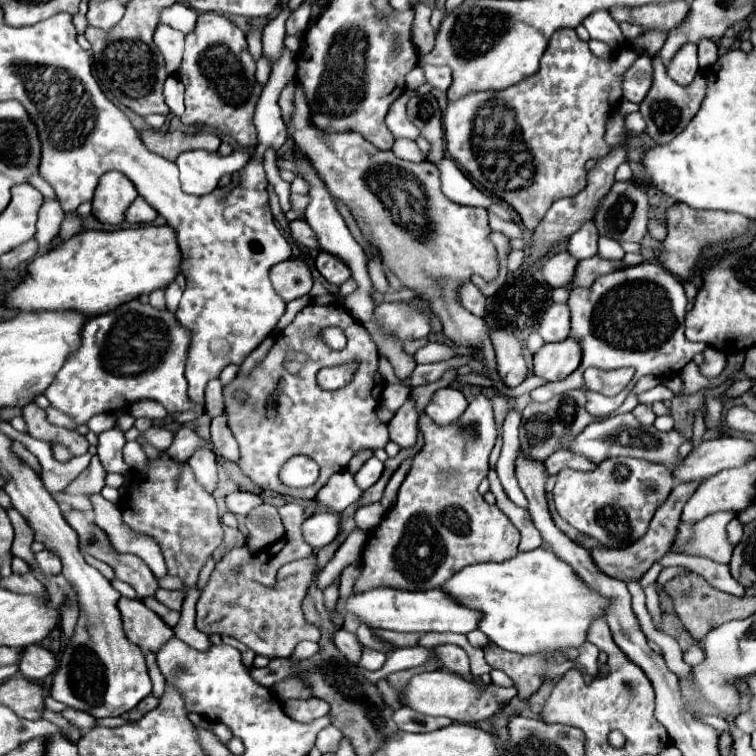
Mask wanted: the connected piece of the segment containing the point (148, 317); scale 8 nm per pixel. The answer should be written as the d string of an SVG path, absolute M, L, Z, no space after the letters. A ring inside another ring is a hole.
M131 300L123 306L119 306L113 312L93 316L91 320L85 322L83 334L81 334L81 348L71 354L71 358L65 362L65 366L57 372L53 384L45 390L47 400L51 402L53 408L69 414L73 422L87 424L87 420L95 414L113 414L115 410L129 410L131 404L139 400L155 400L167 408L167 412L185 412L193 410L197 414L203 414L203 406L193 404L185 394L187 394L187 380L183 376L185 368L185 356L187 356L187 346L189 346L189 330L183 328L177 318L169 310L155 310L149 304L141 304L139 300ZM115 348L133 352L133 356L109 356Z

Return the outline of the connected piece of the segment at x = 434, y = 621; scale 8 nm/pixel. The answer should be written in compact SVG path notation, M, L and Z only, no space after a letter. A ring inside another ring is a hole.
M375 588L363 594L351 594L347 600L337 602L337 610L341 616L347 612L359 616L369 628L383 628L395 632L459 632L469 634L477 630L481 612L467 608L455 602L443 590L425 590L425 592L405 592L405 590L391 590L391 588Z

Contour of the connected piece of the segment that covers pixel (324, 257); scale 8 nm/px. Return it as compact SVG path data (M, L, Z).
M319 252L319 256L315 258L315 268L333 286L341 286L343 282L347 282L351 278L351 272L347 270L347 266L343 266L343 262L339 262L339 258L335 258L333 254L327 254L327 252Z

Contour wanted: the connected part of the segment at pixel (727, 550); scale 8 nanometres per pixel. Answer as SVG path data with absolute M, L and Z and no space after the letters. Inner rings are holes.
M715 512L693 526L693 536L677 552L687 556L705 556L715 562L729 562L733 546L727 540L725 526L735 518L731 512Z

